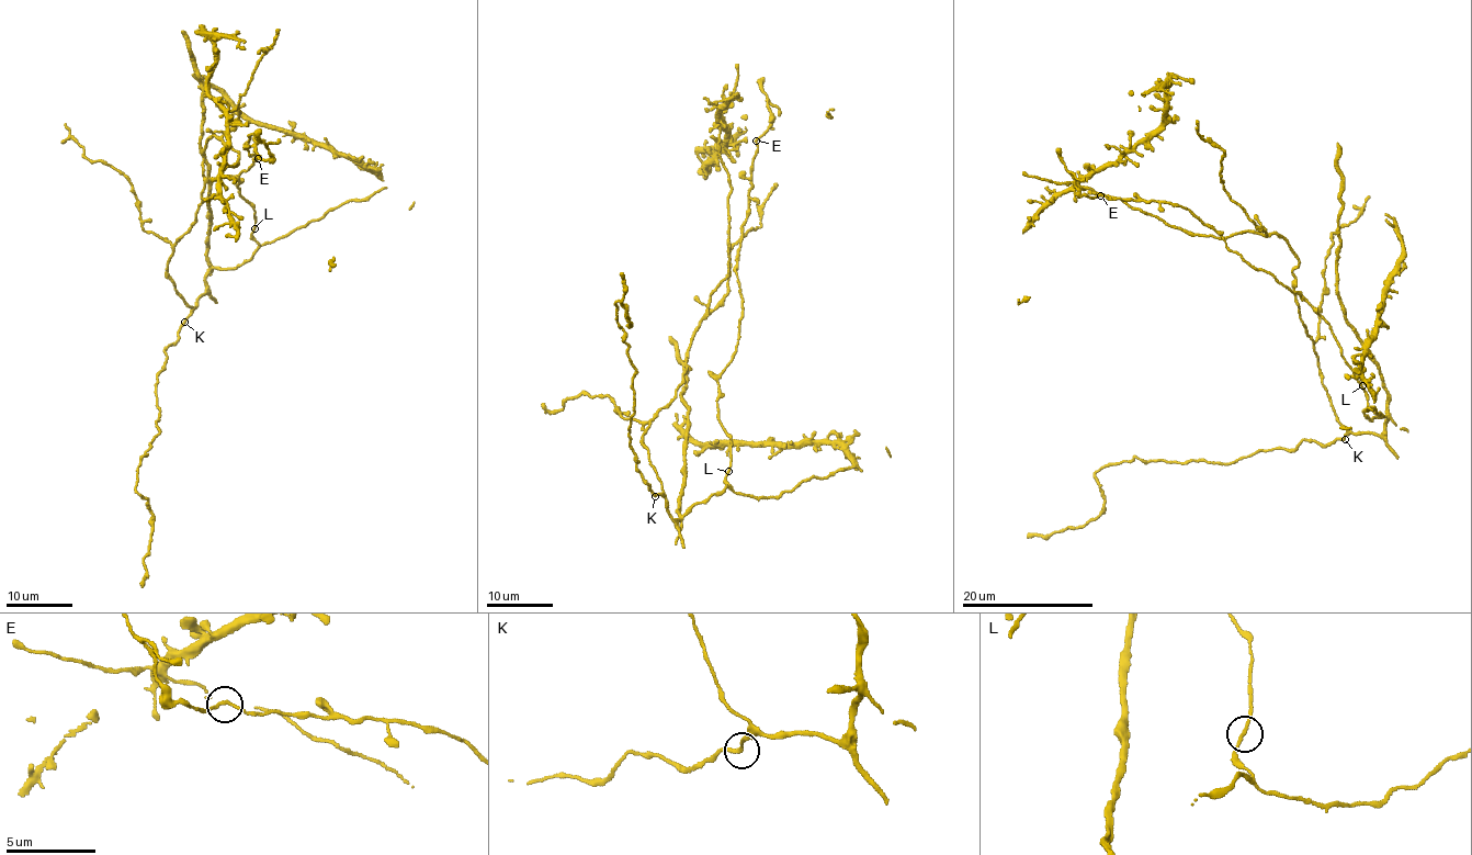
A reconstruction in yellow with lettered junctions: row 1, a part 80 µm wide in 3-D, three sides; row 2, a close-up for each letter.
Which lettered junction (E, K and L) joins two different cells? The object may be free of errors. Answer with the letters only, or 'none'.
none

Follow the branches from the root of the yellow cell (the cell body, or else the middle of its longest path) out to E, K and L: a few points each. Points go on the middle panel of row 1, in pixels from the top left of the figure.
E: (646, 447), (676, 522), (731, 488), (718, 378), (737, 342), (743, 296), (735, 266), (756, 139)
K: (646, 447), (649, 464), (663, 485), (661, 495), (655, 496)
L: (646, 447), (667, 498), (667, 512), (676, 522), (697, 503), (725, 486), (731, 488), (725, 476), (728, 471)

